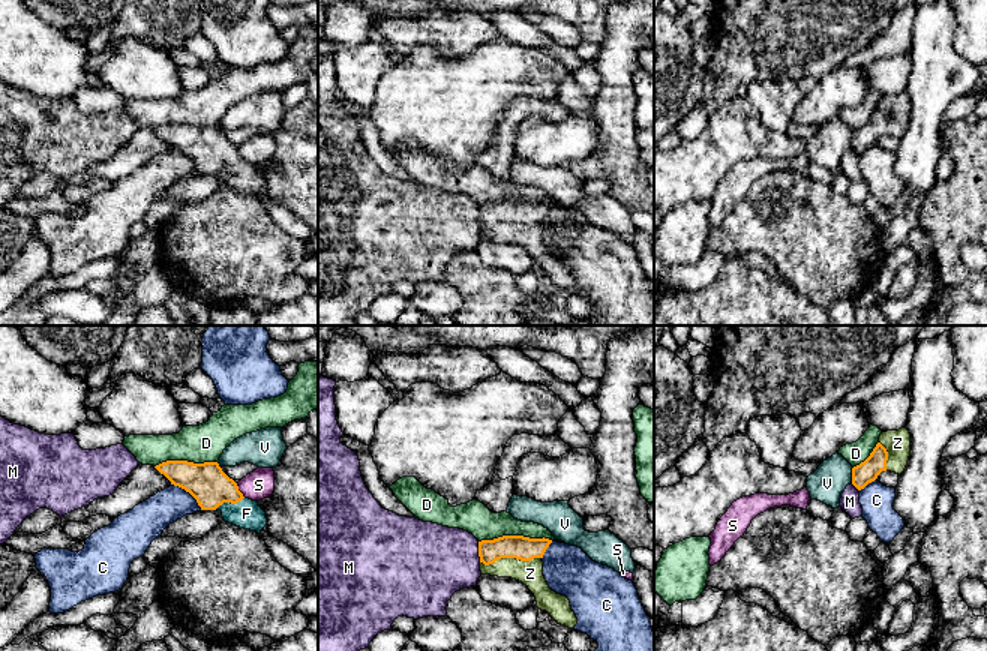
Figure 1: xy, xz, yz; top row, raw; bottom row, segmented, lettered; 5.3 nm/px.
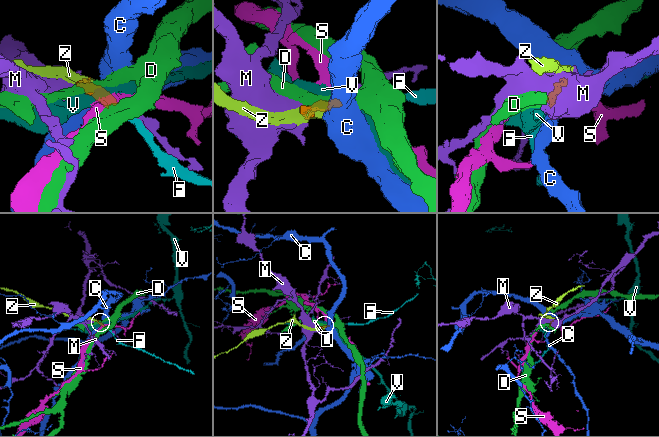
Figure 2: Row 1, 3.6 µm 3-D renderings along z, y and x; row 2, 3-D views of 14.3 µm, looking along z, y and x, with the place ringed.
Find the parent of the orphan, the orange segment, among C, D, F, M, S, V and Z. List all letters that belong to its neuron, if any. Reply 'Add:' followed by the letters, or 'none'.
Add: F, Z

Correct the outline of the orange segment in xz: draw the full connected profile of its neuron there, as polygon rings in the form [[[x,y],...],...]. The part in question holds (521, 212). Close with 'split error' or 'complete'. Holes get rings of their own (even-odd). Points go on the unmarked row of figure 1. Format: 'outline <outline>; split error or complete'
outline [[[502,200],[478,206],[480,236],[512,242],[534,258],[537,272],[546,274],[558,288],[573,292],[578,282],[566,260],[552,255],[543,240],[543,219],[552,204],[524,200]]]; split error

